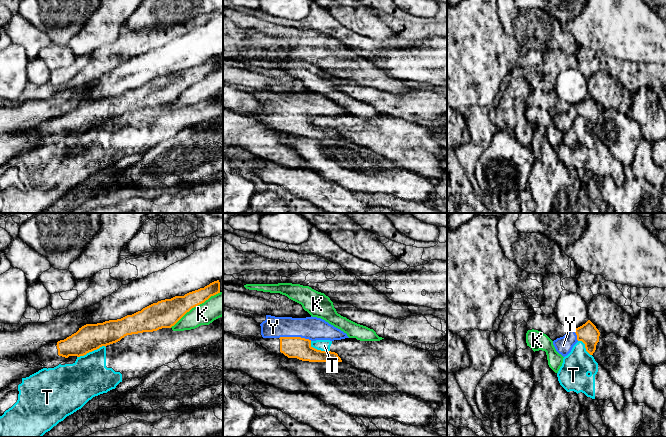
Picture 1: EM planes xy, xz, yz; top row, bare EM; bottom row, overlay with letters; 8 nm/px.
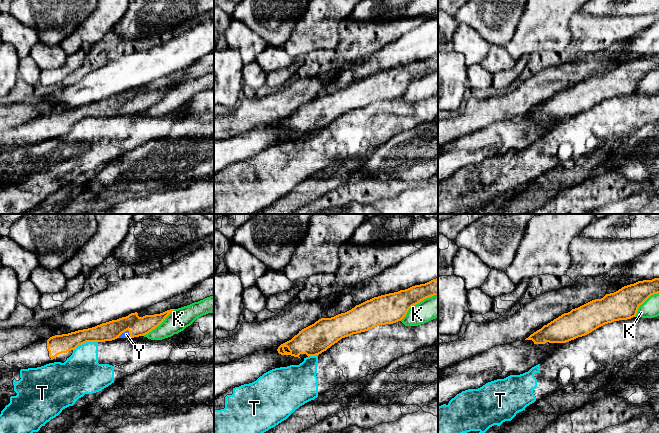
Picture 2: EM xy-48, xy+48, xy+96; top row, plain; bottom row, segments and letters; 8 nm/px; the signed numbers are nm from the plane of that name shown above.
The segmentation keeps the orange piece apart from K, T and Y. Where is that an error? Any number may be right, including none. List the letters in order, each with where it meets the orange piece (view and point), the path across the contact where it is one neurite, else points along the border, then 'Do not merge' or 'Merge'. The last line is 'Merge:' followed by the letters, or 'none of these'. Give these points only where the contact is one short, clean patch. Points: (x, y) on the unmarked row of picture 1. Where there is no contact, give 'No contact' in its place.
K: Touches orange at xy (195, 82). Do not merge
T: Touches orange at xy (91, 127). Boundary: xy (105, 122), (100, 122), (77, 133). Do not merge
Y: Touches orange at xz (295, 113). Merge
Merge: Y

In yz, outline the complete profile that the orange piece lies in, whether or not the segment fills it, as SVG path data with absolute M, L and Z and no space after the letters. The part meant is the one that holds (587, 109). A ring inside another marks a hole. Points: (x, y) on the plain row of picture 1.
M588 96L578 104L569 105L563 113L554 116L553 121L556 127L565 133L571 128L573 122L578 117L582 117L585 120L586 127L590 131L593 131L596 126L596 121L599 118L599 112L599 106Z

